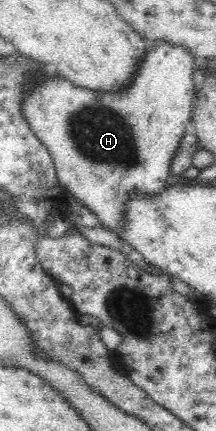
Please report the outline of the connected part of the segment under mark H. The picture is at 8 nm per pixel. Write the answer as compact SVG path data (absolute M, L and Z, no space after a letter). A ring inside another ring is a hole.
M154 41L146 50L135 76L120 90L76 86L60 77L60 74L49 74L43 70L38 77L30 80L24 100L20 100L22 117L26 119L31 132L48 149L60 186L81 204L88 206L98 216L101 226L113 233L124 224L124 210L130 192L154 196L162 192L168 178L173 178L170 172L172 159L191 126L192 103L197 92L194 55L183 46L164 41Z

